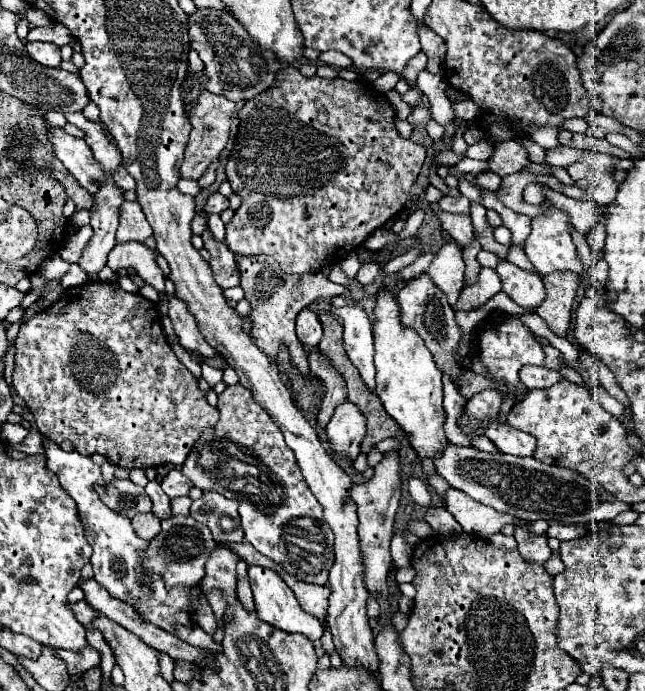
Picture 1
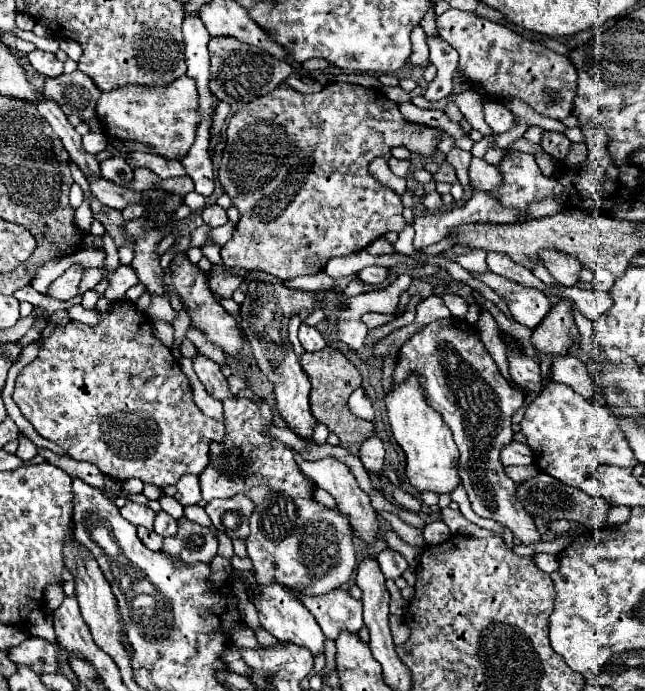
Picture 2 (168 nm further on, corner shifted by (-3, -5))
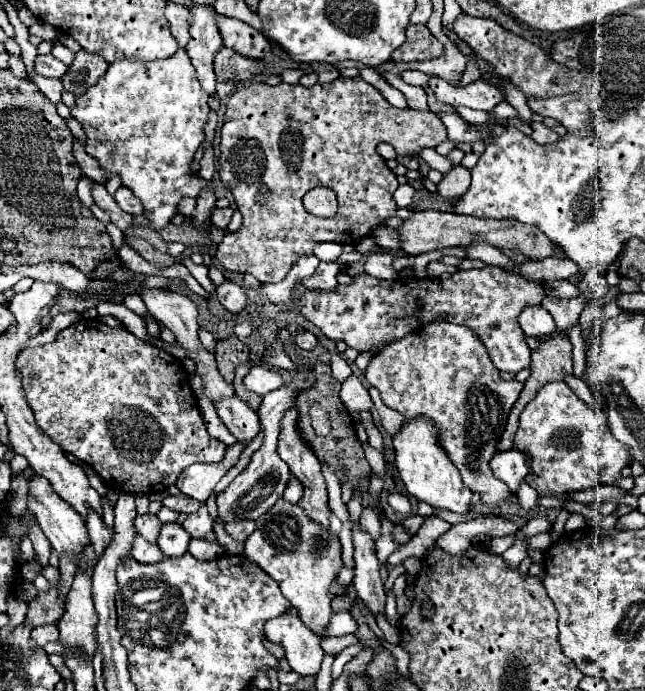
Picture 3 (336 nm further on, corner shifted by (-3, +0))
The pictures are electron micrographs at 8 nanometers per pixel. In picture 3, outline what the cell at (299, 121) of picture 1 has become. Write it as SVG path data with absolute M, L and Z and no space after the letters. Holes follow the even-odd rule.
M360 76L356 78L336 78L334 82L330 84L314 84L312 88L306 88L302 84L278 84L278 86L268 86L264 82L260 84L248 84L244 88L240 88L238 92L234 92L228 100L226 100L226 114L224 114L226 122L220 130L220 180L222 184L232 192L234 200L236 200L236 208L242 212L244 216L244 222L240 226L240 230L236 232L228 232L224 236L224 240L220 242L218 246L218 252L216 252L216 260L222 264L222 268L226 270L232 270L232 272L248 272L252 276L256 276L262 284L268 284L268 282L280 282L288 272L290 268L296 264L298 258L302 256L310 256L312 254L312 248L318 244L318 242L338 242L338 244L358 244L362 238L370 236L376 228L380 228L386 220L394 218L396 216L396 202L392 198L392 194L396 192L398 188L398 180L396 180L396 174L386 166L386 160L378 154L376 146L380 142L392 144L398 155L413 156L419 154L420 150L424 148L435 148L444 142L448 138L448 132L446 132L446 126L442 124L440 116L436 116L434 112L426 110L426 112L420 112L420 110L412 110L412 108L394 108L372 84L368 84L366 80L362 80ZM314 186L326 186L326 188L332 188L338 196L338 214L332 216L332 218L318 218L314 214L308 214L302 206L302 196L314 188Z

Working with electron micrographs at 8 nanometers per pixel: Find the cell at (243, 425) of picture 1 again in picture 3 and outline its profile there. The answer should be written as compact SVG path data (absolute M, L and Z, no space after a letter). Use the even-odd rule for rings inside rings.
M280 498L264 516L256 520L256 530L244 542L244 556L278 582L282 594L300 612L302 622L308 628L320 636L326 636L324 628L332 614L330 586L344 568L342 544L330 528L322 528L302 510L304 508L298 504L290 504Z

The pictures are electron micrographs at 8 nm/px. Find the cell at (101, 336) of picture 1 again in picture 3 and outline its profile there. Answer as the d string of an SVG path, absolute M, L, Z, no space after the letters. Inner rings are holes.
M88 320L62 330L54 342L26 348L18 356L22 386L38 426L62 450L90 464L102 482L116 492L158 494L176 484L178 474L194 462L220 462L228 446L212 438L190 388L184 364L154 344L136 338L128 328L90 326Z

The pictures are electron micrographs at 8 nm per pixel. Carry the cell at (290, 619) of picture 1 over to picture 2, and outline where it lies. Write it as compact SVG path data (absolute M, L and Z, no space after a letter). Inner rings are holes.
M278 585L256 587L256 591L254 591L254 605L256 605L256 609L258 609L262 627L264 627L270 635L274 635L278 641L306 647L312 655L324 653L324 641L326 641L326 637L324 637L322 629L320 629L318 623L314 621L312 613L302 605L302 601L300 601L298 597L292 597L290 591L280 589Z

